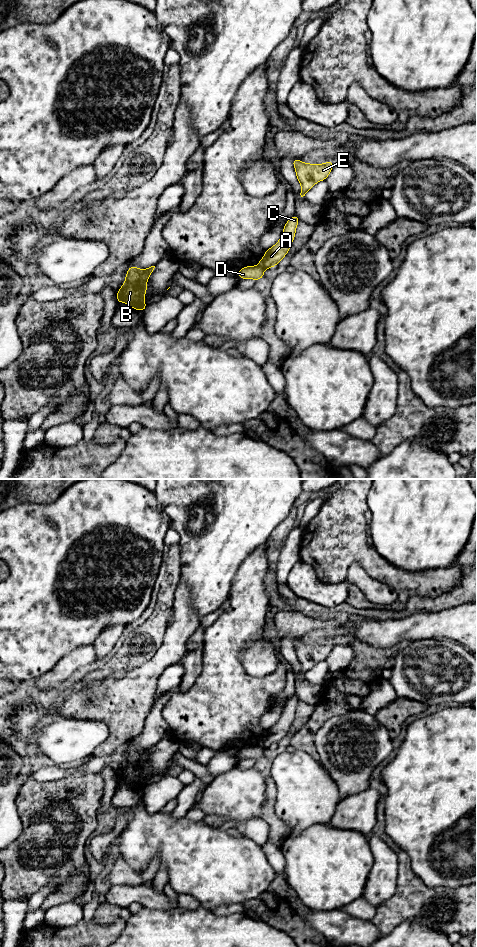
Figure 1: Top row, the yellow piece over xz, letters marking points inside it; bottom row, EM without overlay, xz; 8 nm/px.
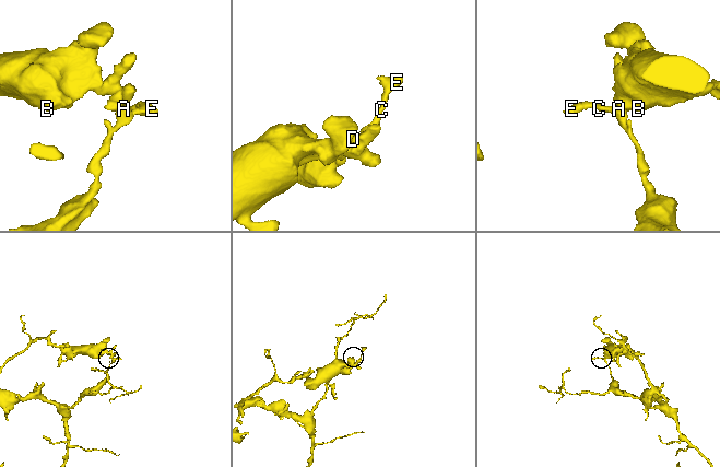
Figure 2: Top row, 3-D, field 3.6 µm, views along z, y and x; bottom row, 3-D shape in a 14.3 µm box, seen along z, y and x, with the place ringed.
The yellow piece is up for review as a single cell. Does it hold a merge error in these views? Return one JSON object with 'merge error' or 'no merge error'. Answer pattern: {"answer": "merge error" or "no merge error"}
{"answer": "merge error"}

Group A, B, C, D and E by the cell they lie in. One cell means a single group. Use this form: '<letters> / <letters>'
A C E / B D

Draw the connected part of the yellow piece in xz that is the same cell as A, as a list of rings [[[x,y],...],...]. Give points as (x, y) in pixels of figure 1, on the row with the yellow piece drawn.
[[[294,215],[286,222],[279,241],[265,251],[263,258],[258,263],[259,266],[264,269],[275,267],[286,256],[295,238],[299,221],[298,216]]]

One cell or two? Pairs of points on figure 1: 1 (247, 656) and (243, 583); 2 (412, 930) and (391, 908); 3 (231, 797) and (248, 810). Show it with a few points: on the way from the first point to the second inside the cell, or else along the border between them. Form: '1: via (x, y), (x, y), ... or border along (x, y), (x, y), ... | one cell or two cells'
1: border along (265, 630), (245, 645), (240, 655), (242, 667) | two cells
2: border along (427, 926), (414, 920), (404, 920), (385, 935) | two cells
3: via (235, 797), (244, 806) | one cell

